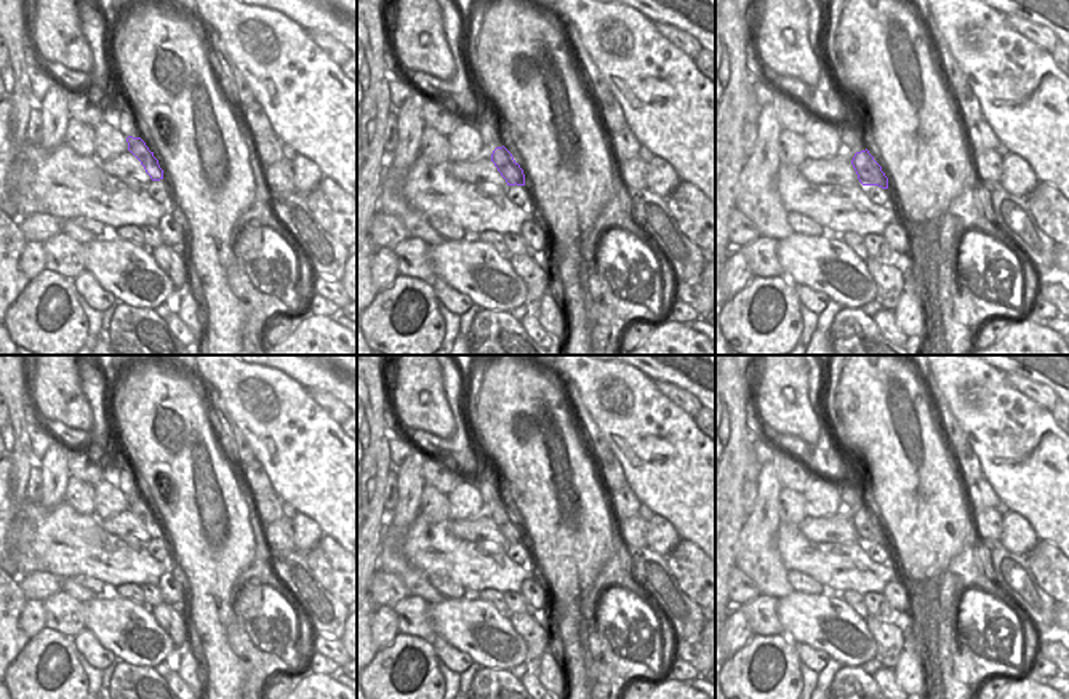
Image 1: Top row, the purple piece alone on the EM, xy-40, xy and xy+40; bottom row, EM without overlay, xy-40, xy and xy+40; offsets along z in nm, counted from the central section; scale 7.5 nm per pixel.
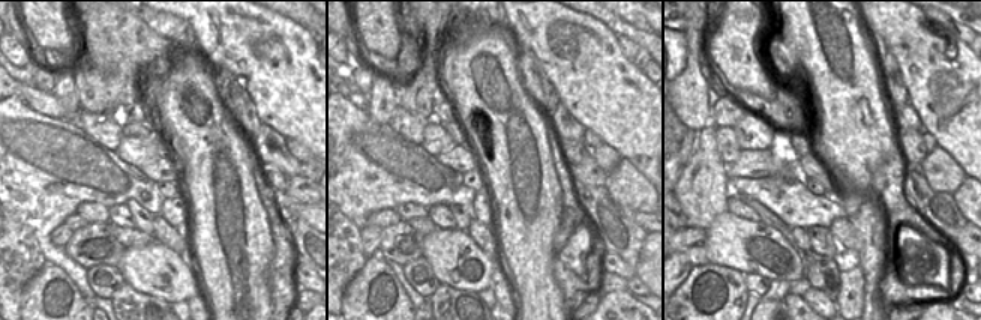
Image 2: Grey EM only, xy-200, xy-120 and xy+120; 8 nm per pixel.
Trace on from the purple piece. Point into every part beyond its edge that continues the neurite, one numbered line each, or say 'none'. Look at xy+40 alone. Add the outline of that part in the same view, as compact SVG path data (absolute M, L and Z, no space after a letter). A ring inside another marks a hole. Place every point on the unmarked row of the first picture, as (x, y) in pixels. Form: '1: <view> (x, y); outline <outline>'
none

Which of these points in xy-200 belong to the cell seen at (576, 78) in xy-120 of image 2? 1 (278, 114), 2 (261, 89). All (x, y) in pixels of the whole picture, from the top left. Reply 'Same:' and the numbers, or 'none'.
Same: 1, 2

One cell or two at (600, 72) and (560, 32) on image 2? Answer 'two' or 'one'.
one

